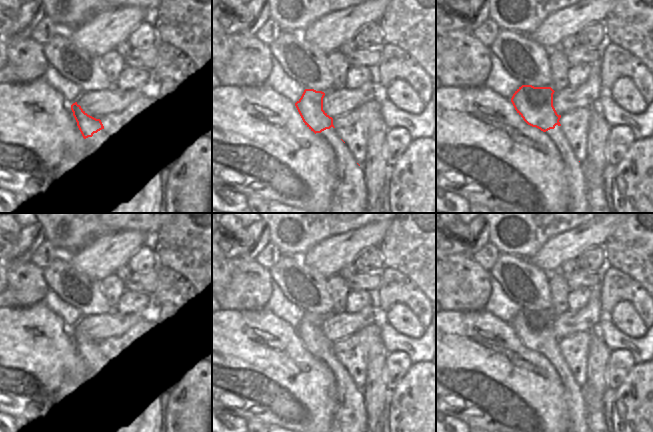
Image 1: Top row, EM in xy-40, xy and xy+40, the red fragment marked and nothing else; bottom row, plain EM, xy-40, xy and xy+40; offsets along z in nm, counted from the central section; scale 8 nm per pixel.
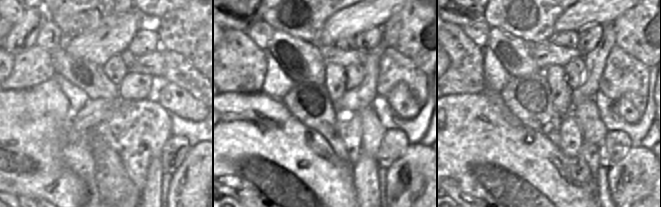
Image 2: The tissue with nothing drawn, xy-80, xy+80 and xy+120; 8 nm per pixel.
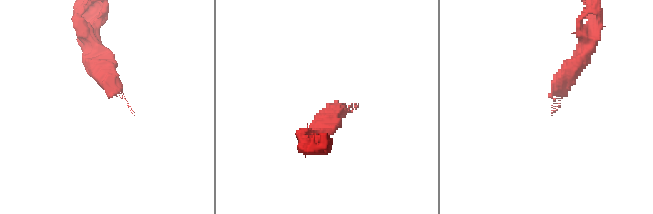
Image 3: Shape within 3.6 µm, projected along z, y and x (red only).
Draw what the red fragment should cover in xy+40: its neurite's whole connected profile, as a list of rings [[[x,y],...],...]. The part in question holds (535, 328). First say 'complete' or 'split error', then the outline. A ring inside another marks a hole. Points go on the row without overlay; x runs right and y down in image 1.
split error; [[[522,309],[513,318],[511,326],[528,349],[549,360],[561,378],[569,412],[569,432],[589,432],[583,392],[560,351],[561,339],[553,330],[554,316],[551,311]]]

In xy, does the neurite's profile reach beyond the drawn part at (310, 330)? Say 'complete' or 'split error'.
split error

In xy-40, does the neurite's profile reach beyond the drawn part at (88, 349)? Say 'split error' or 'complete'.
split error

